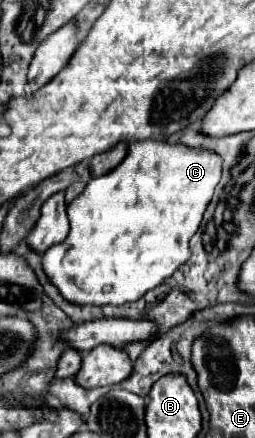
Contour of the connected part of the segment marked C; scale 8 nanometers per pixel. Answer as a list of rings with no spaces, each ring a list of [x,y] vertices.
[[[138,142],[128,146],[128,156],[106,176],[88,182],[80,196],[68,206],[68,238],[44,252],[42,268],[48,280],[70,304],[126,304],[136,302],[148,290],[164,284],[190,258],[188,240],[196,234],[202,214],[220,182],[222,158],[208,150],[196,150],[168,142]]]

